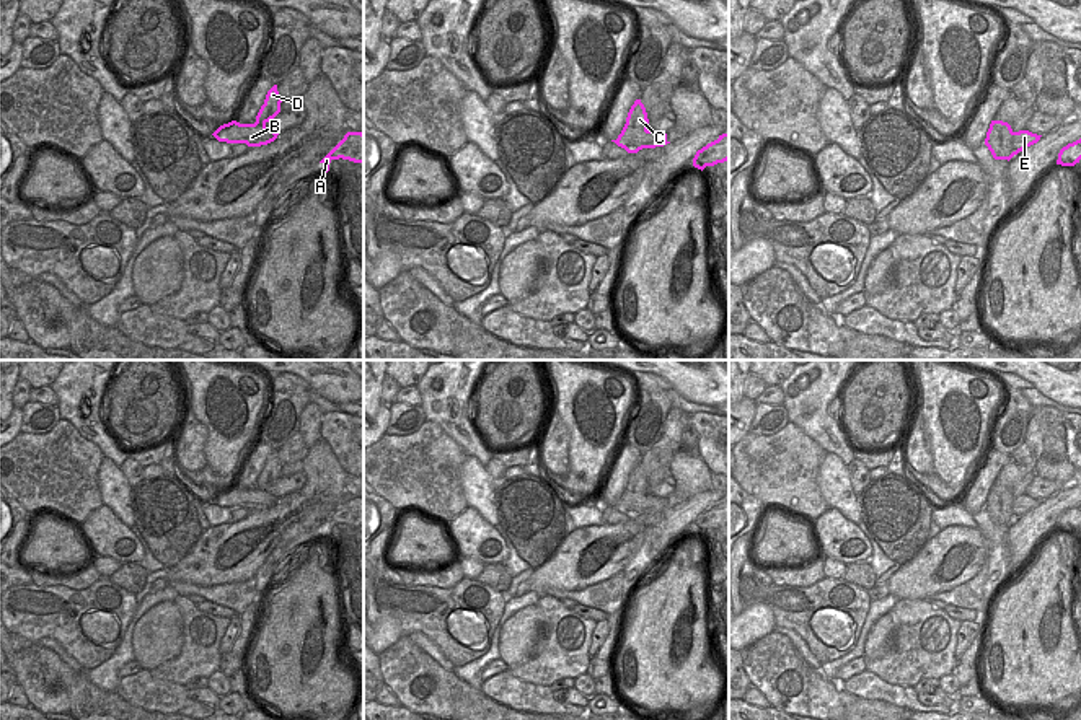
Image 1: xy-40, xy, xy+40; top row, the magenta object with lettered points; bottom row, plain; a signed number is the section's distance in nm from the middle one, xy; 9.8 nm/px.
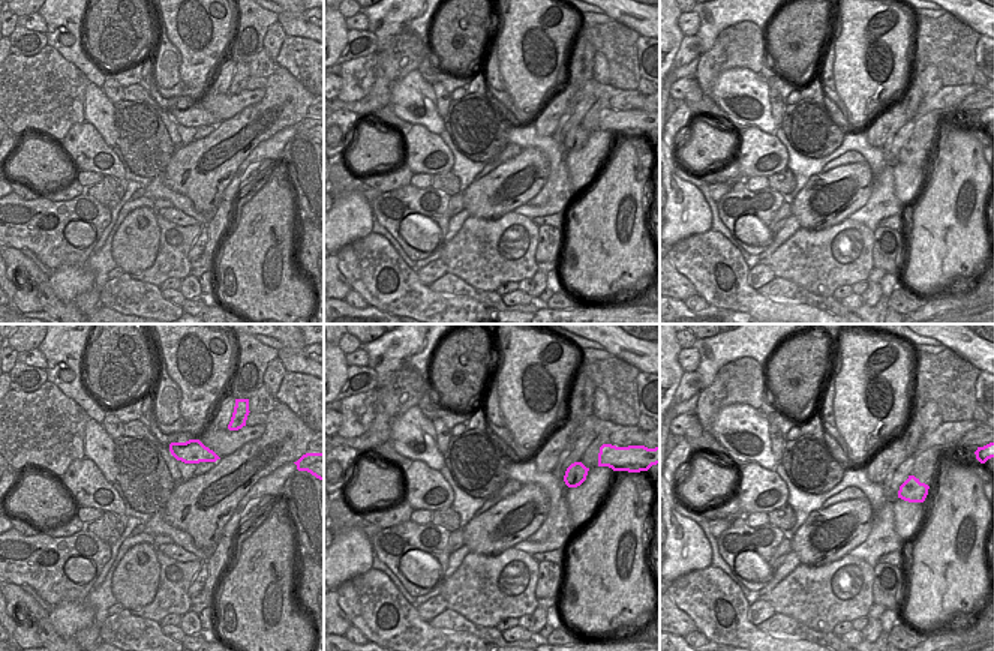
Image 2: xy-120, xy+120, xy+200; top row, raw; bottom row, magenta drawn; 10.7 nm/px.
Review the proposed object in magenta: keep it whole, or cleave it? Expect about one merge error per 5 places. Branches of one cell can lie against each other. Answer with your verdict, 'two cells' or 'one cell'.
two cells

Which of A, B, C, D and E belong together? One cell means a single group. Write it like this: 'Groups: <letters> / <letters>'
Groups: A B E / C D

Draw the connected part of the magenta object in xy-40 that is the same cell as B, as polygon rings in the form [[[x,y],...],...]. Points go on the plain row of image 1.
[[[232,485],[228,489],[220,490],[212,500],[218,507],[261,511],[274,507],[279,498],[263,489],[240,489],[236,485]]]

